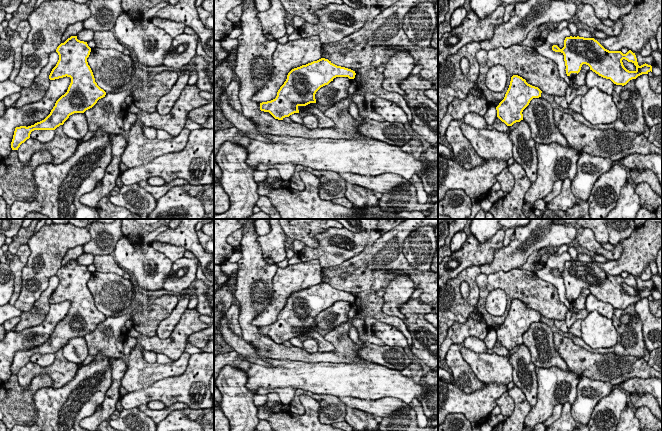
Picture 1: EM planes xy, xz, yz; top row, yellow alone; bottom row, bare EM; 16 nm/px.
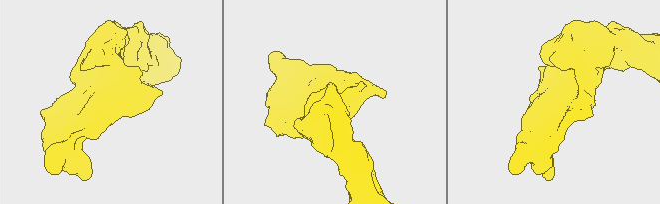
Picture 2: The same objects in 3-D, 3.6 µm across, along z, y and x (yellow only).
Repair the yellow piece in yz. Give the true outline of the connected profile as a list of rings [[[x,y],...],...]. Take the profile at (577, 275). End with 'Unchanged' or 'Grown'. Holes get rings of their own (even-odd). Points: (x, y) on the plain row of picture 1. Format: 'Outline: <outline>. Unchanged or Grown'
Outline: [[[566,261],[562,273],[553,269],[552,274],[564,279],[567,300],[571,297],[578,298],[582,289],[586,288],[599,300],[610,303],[616,309],[624,310],[630,304],[652,296],[651,289],[638,289],[636,279],[631,274],[626,278],[621,275],[609,275],[594,262]],[[623,283],[632,286],[636,294],[627,294],[623,289]]]. Unchanged

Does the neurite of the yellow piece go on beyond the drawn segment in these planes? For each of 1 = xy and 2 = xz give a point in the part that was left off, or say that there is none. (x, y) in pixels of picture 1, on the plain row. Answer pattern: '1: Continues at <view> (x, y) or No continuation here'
1: No continuation here
2: No continuation here

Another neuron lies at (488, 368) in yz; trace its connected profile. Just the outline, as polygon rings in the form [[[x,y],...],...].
[[[462,347],[462,357],[470,366],[477,379],[484,384],[497,383],[508,385],[513,381],[513,366],[508,356],[496,353],[476,353],[469,348]]]

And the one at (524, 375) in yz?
[[[521,344],[515,353],[509,355],[509,363],[513,366],[514,386],[523,391],[531,408],[534,407],[537,403],[538,382],[529,349]]]

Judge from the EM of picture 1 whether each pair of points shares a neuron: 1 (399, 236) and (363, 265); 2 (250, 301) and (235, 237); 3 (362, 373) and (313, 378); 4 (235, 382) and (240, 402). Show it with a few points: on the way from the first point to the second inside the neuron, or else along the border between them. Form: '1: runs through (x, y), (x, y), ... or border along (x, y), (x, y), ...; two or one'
1: runs through (390, 244), (372, 262); one
2: border along (244, 229), (239, 245); two
3: runs through (350, 378), (325, 378); one
4: runs through (235, 387), (236, 397); one

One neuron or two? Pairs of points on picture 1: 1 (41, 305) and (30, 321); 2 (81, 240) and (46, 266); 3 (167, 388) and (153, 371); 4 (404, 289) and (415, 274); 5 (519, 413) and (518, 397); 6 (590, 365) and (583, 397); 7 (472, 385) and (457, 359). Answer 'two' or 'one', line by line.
1: one
2: one
3: two
4: two
5: one
6: two
7: one

